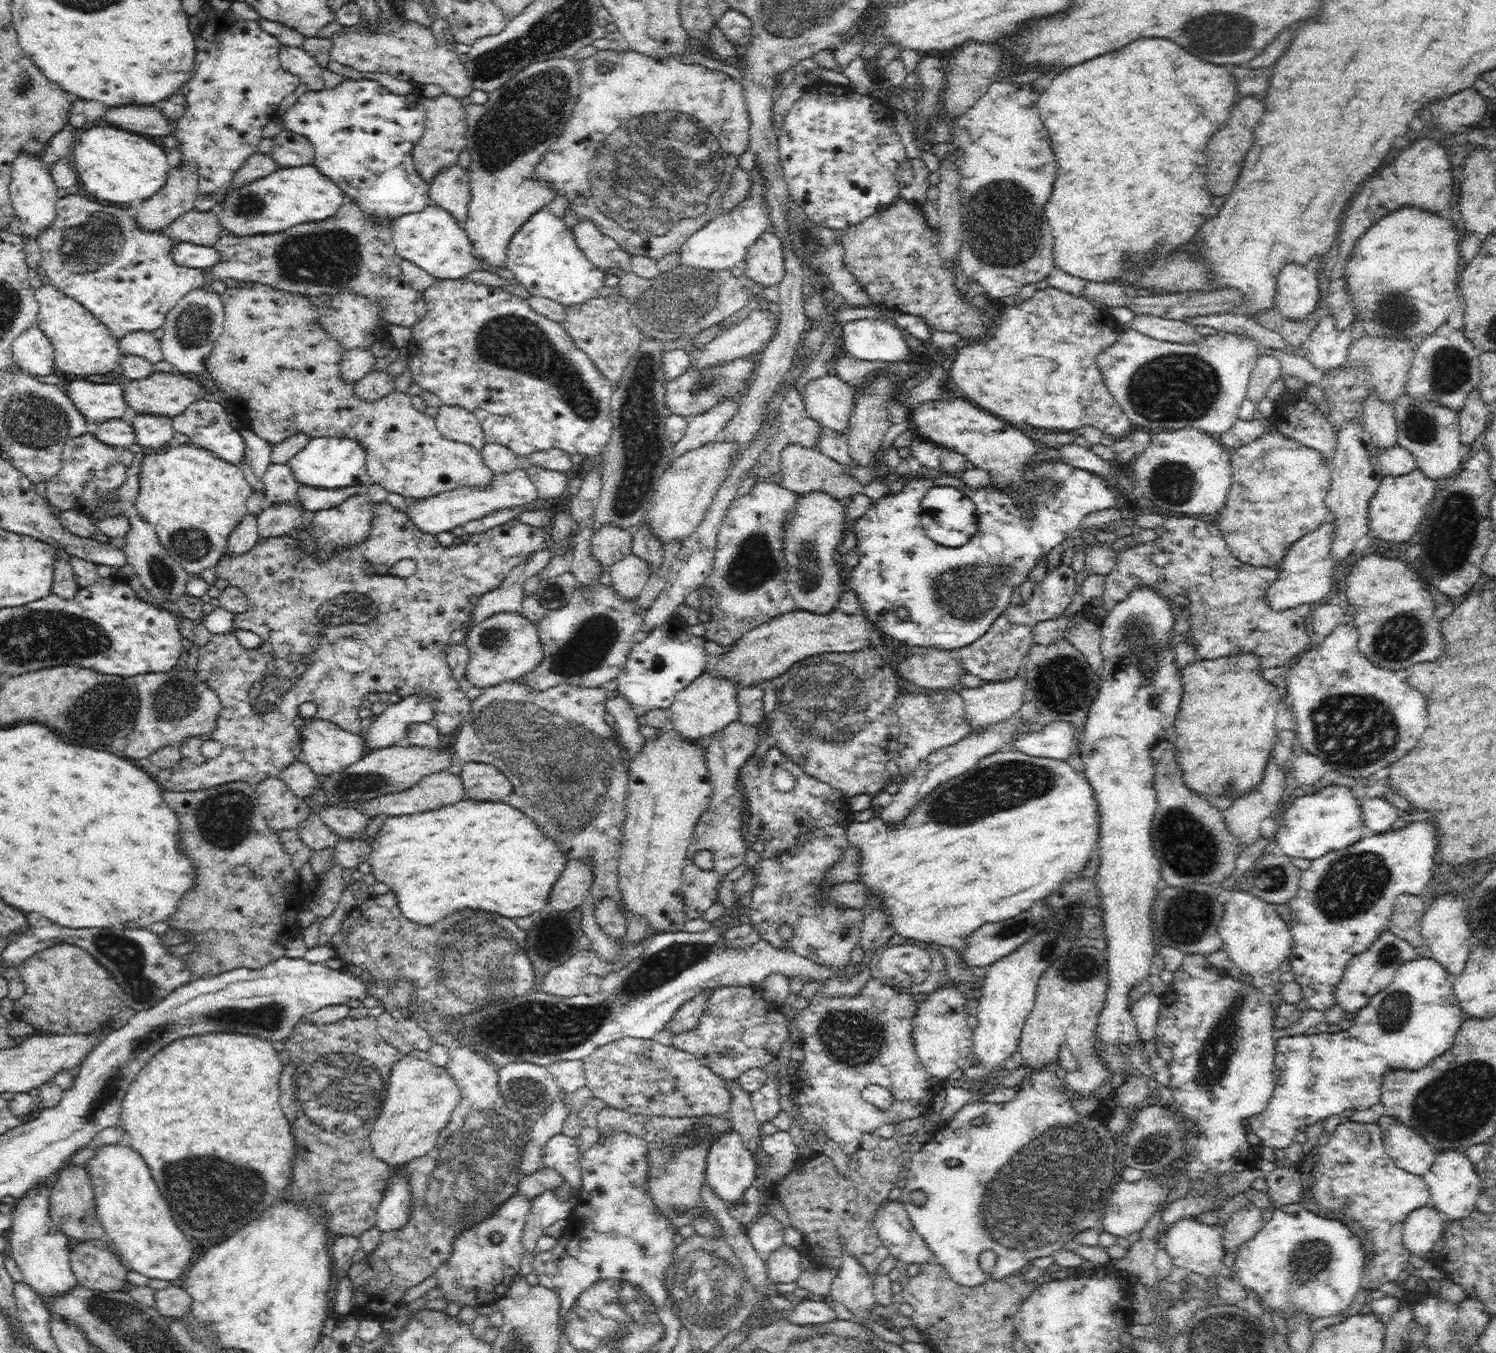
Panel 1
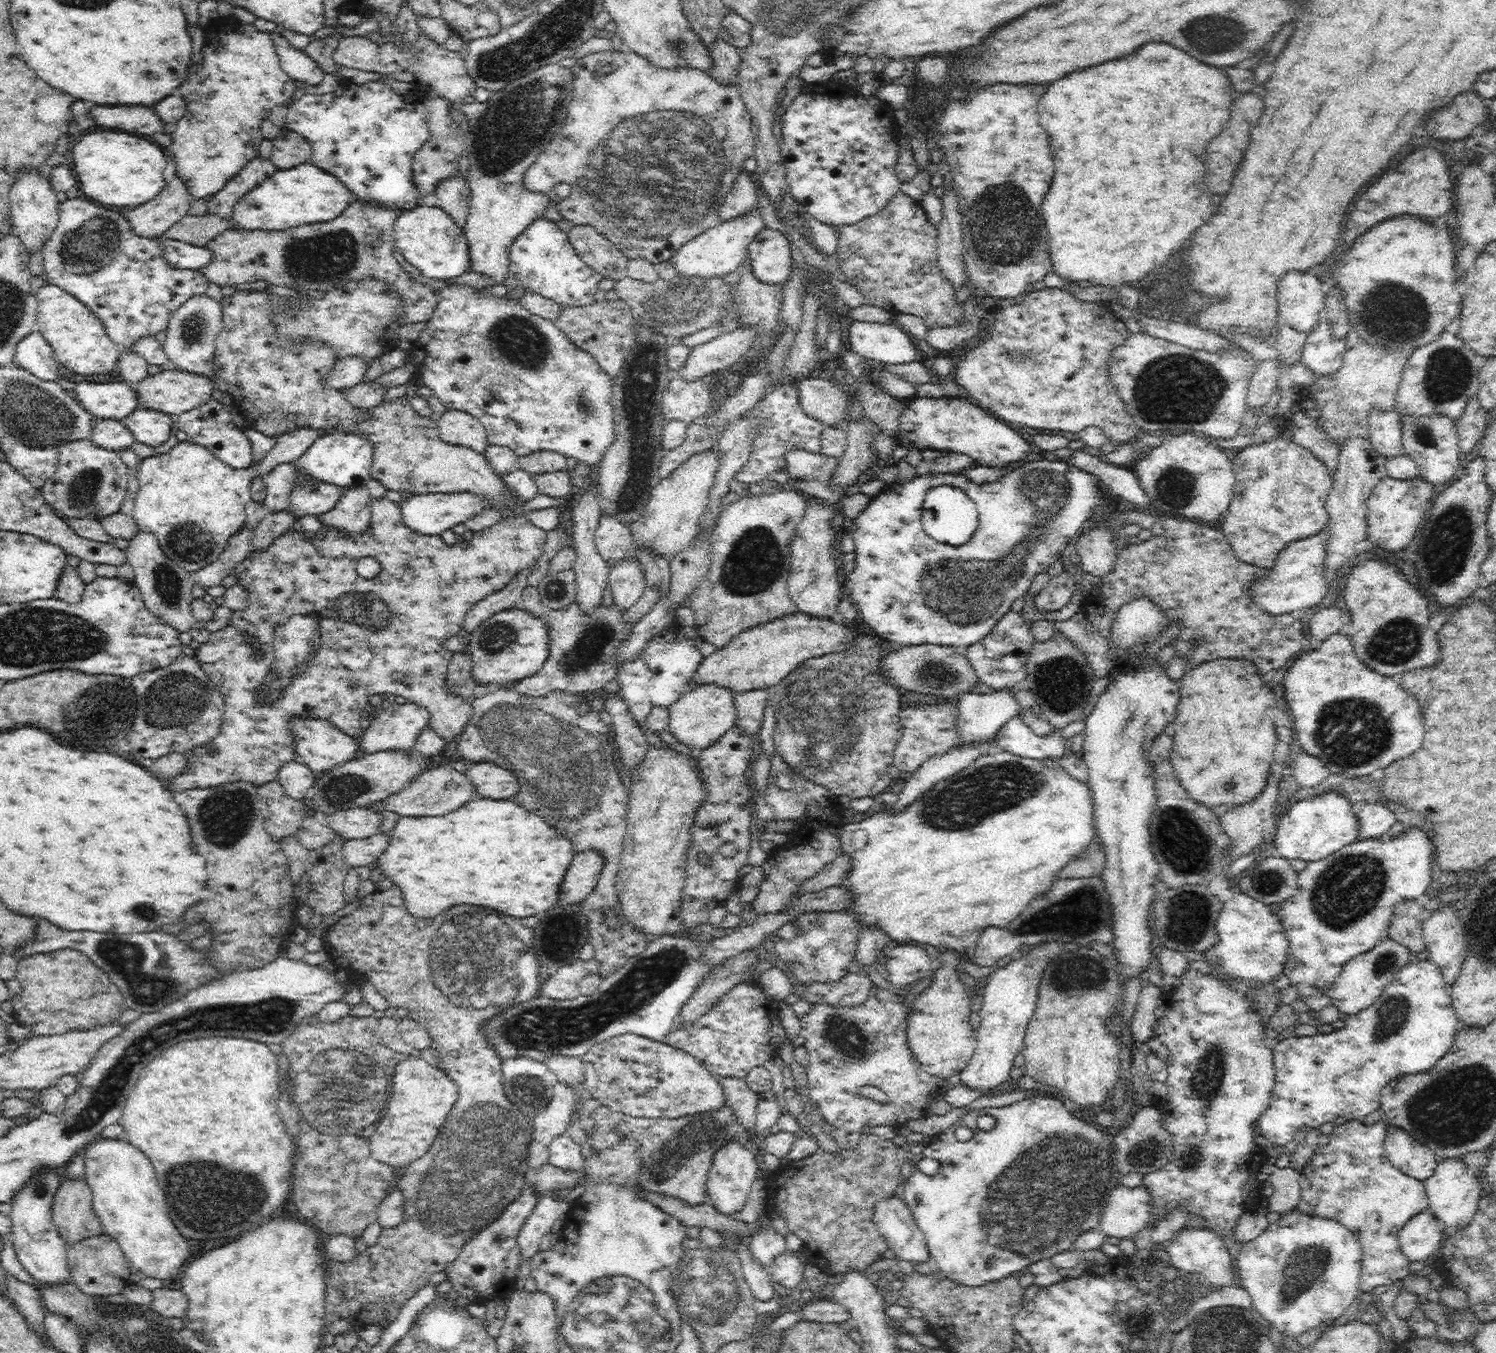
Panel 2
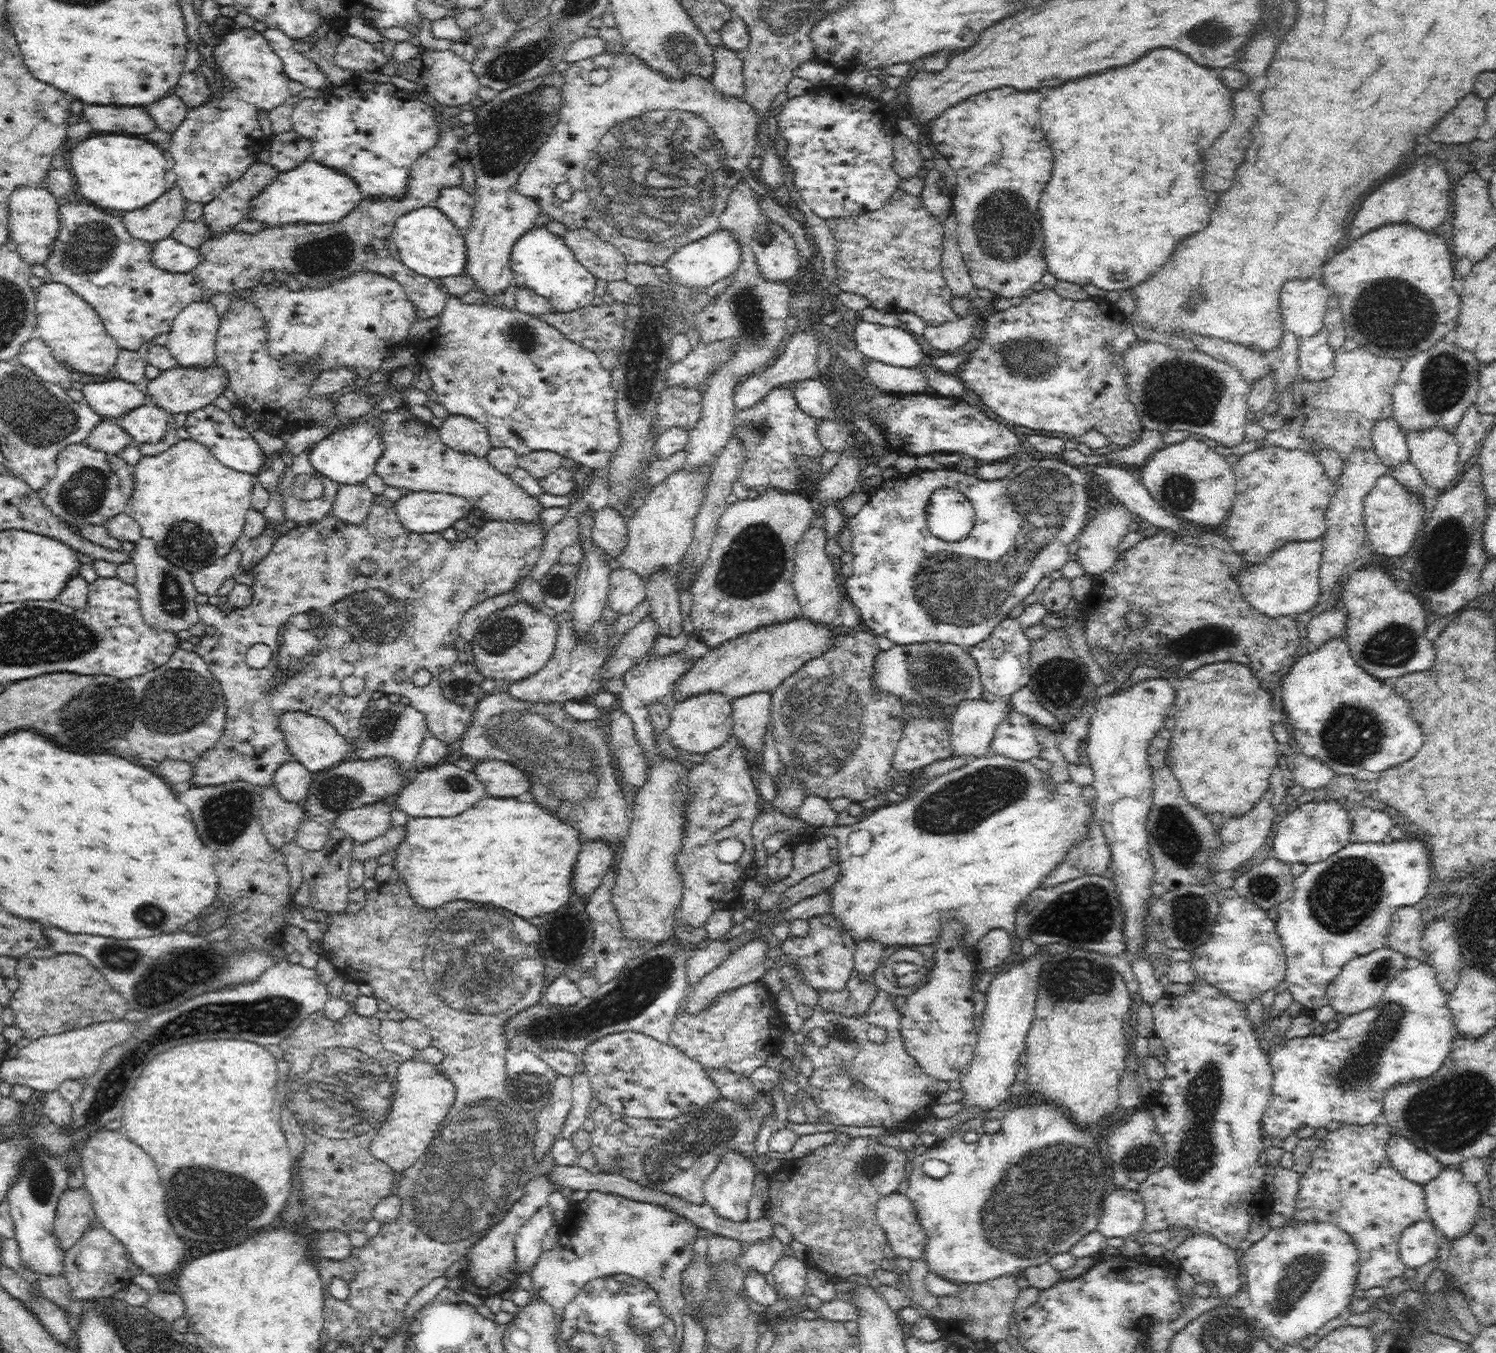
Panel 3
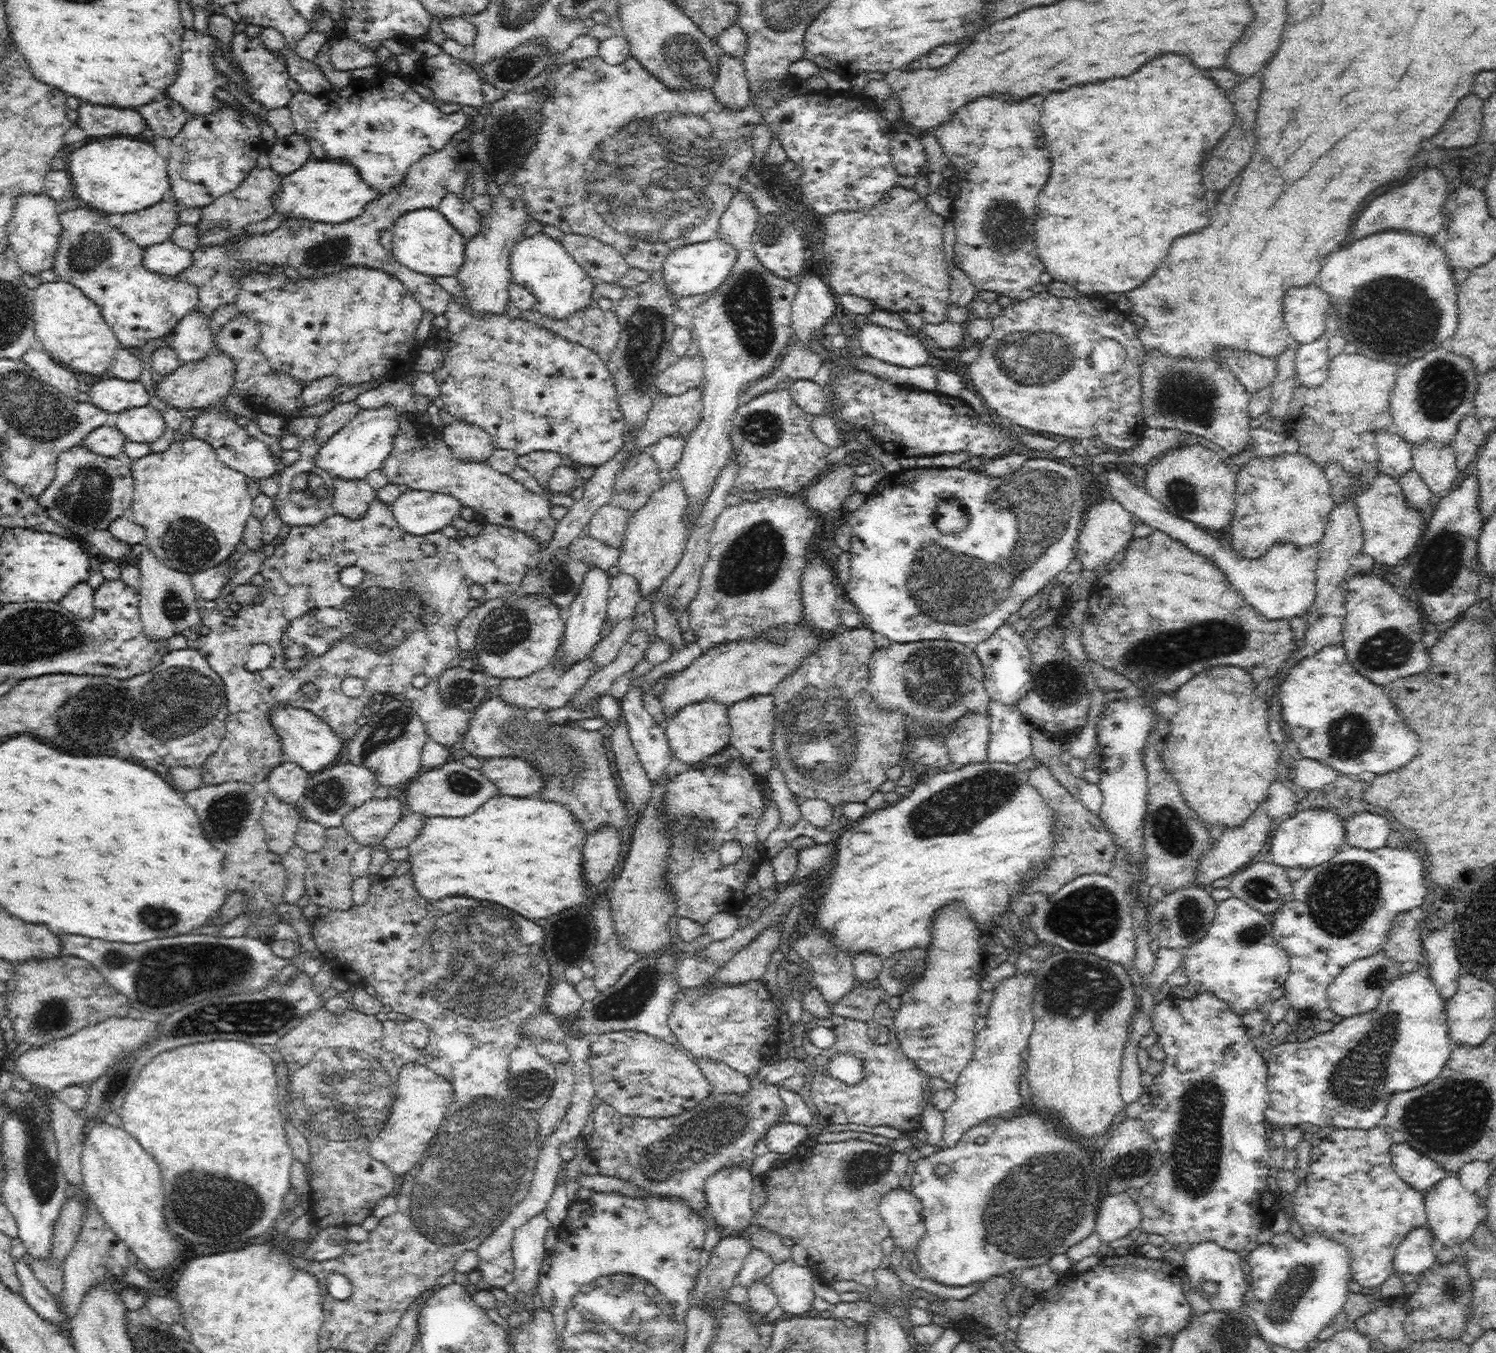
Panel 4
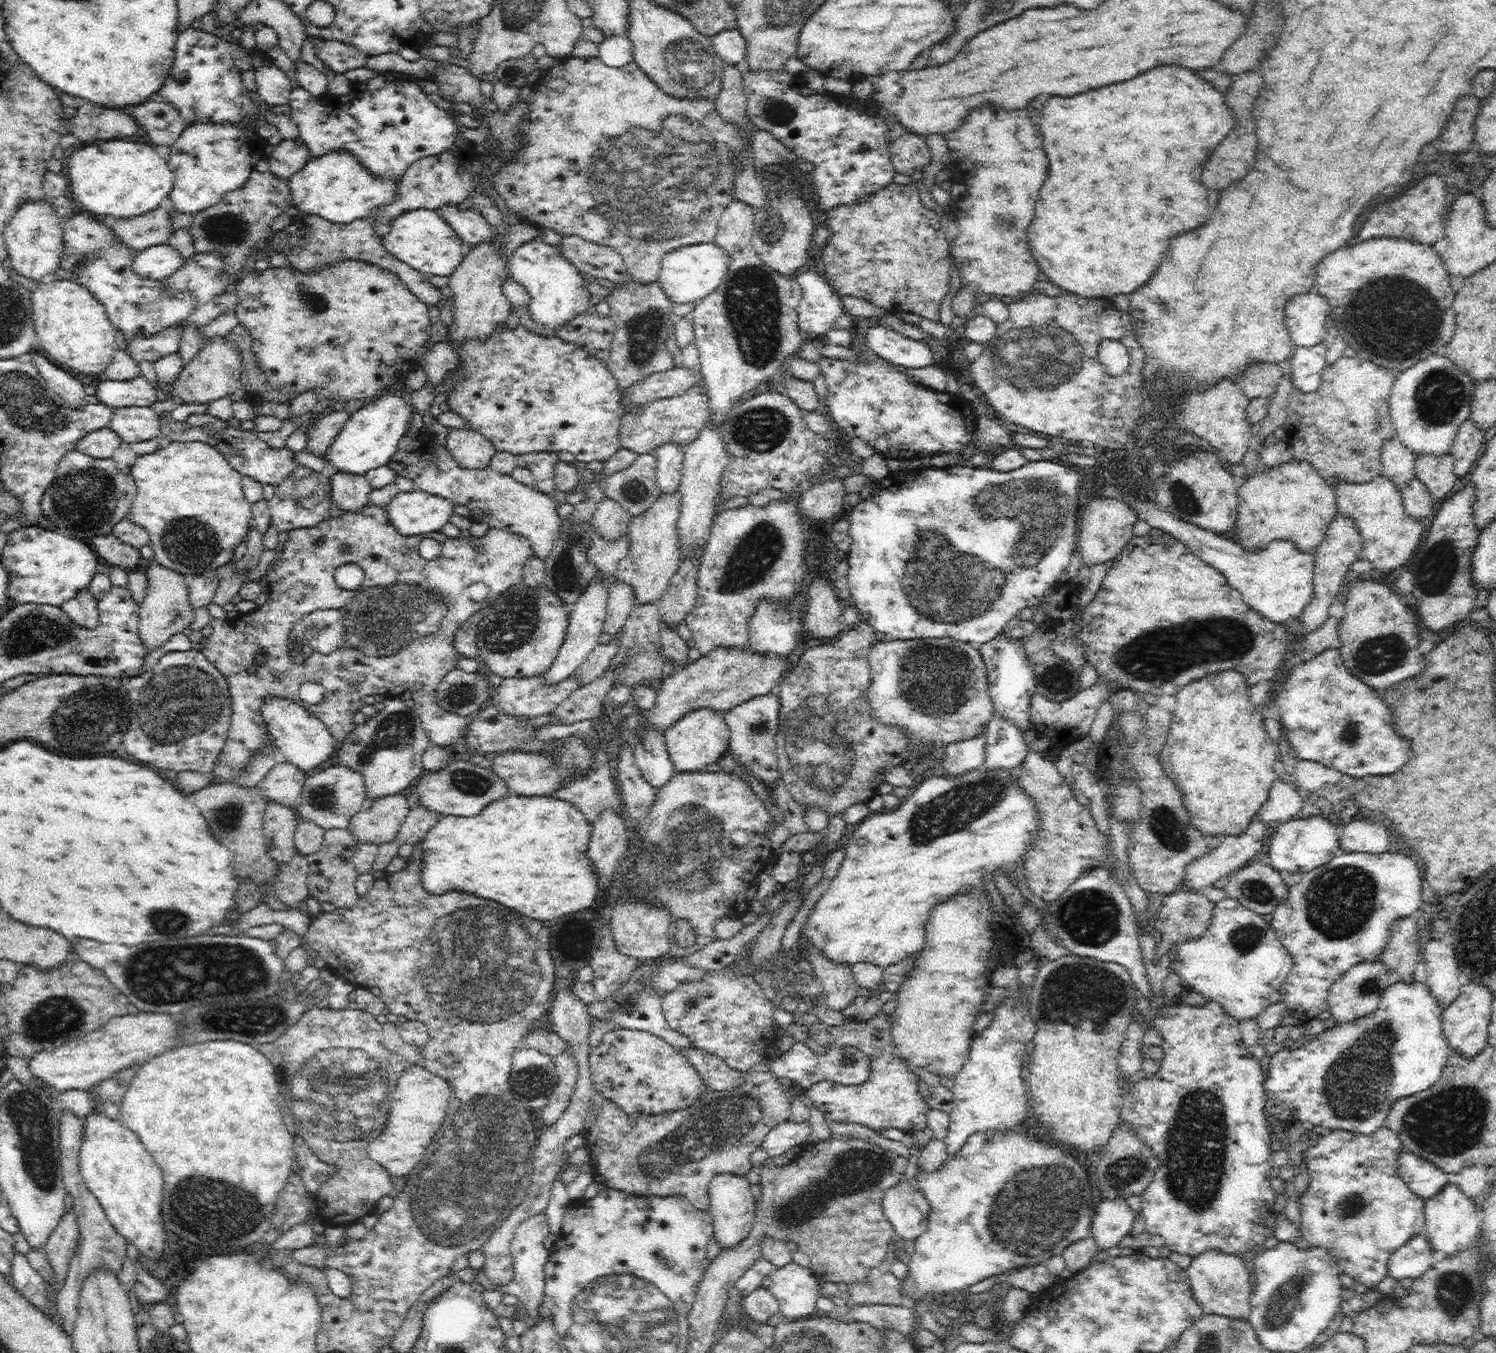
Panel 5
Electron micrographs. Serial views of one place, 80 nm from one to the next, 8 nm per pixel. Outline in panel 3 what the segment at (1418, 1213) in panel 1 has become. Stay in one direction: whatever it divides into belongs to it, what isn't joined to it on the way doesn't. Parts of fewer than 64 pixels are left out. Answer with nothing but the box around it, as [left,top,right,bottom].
[1399,1217,1438,1268]

